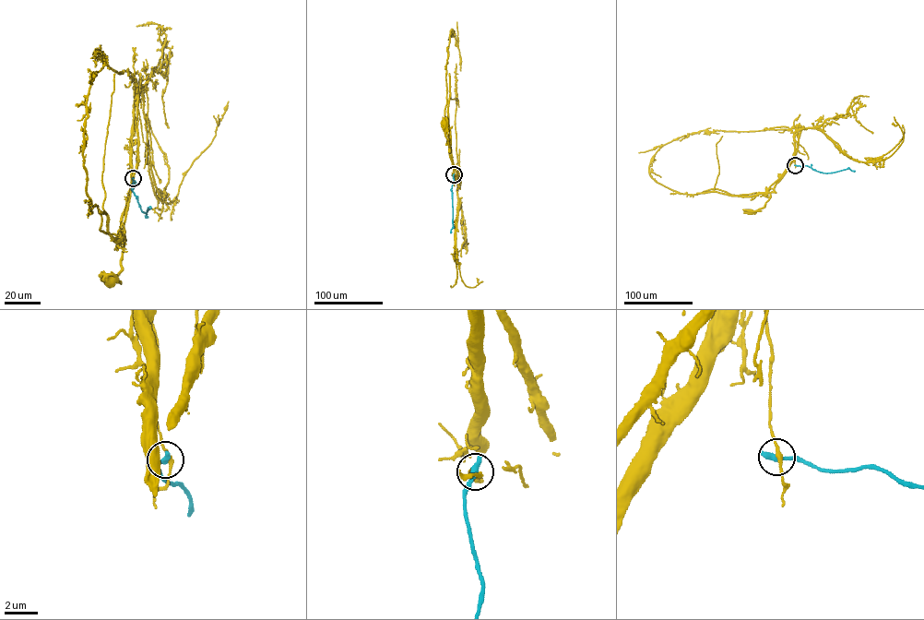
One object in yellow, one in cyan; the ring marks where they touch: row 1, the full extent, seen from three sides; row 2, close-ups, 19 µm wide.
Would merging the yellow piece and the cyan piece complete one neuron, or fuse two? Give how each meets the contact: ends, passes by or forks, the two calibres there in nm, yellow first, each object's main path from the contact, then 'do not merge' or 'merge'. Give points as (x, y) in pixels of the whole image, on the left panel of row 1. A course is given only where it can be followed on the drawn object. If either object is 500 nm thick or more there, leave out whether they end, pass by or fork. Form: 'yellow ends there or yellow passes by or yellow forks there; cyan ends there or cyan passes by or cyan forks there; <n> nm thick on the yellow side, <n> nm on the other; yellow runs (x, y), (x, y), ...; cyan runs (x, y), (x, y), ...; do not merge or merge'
yellow passes by; cyan ends there; 200 nm thick on the yellow side, 400 nm on the other; yellow runs (133, 178), (131, 159), (130, 192), (122, 220), (121, 235), (124, 241), (122, 269), (112, 280), (111, 279); cyan runs (133, 178), (136, 184), (133, 183), (131, 189), (142, 211), (146, 213), (149, 208), (146, 218); do not merge

